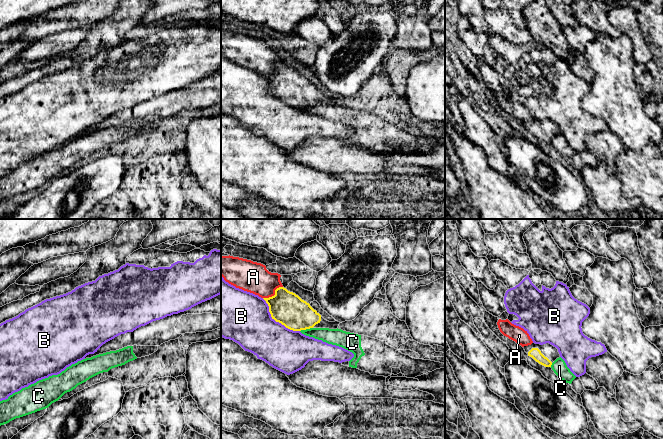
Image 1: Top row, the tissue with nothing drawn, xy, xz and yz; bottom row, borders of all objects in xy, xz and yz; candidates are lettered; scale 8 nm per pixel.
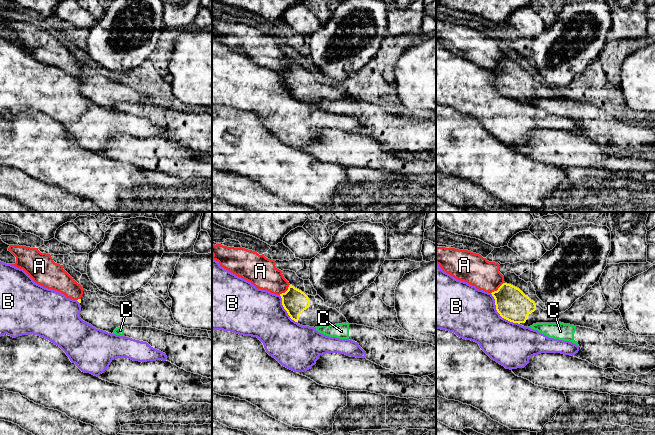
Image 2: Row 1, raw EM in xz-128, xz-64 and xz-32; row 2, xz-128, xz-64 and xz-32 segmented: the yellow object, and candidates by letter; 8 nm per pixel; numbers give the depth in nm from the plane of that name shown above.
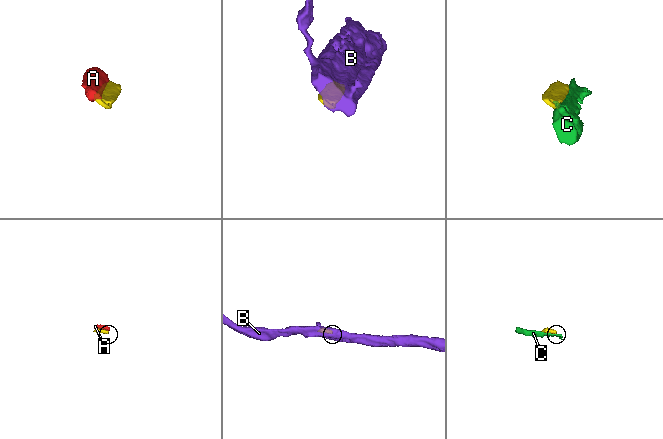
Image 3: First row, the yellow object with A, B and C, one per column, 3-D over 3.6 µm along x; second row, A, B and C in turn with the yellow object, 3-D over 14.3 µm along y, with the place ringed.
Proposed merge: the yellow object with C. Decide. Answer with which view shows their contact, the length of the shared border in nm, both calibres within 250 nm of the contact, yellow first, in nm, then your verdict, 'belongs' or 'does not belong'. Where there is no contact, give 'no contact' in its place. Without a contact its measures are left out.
meets yellow in xz; contact 110 nm long; 260 nm thick on the yellow side, 130 nm on the other; does not belong

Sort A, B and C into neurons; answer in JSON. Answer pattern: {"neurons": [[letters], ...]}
{"neurons": [["A"], ["B"], ["C"]]}

